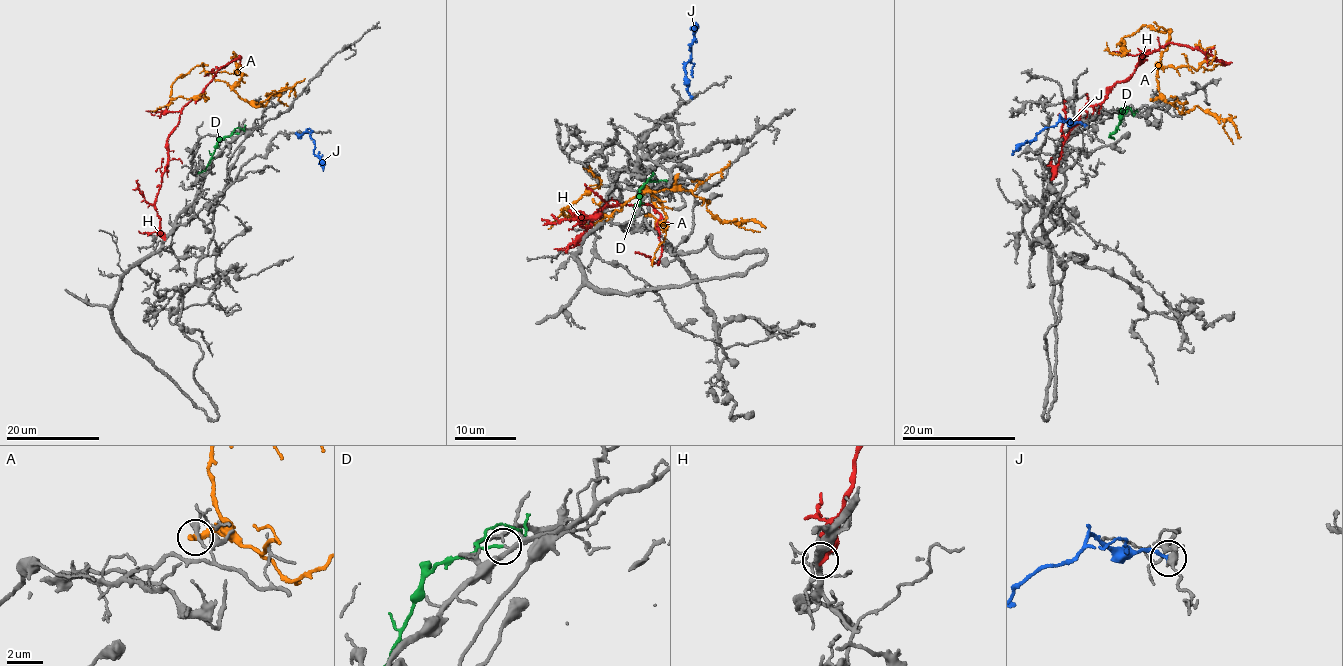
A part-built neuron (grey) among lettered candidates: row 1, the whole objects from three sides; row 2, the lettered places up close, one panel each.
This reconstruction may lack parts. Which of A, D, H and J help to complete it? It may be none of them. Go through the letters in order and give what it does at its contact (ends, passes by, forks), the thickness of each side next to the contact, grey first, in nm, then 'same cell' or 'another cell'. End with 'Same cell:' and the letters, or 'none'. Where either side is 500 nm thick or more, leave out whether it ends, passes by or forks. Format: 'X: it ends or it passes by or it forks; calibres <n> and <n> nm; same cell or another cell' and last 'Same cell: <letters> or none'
A: it ends; calibres 240 and 400 nm; another cell
D: it ends; calibres 200 and 140 nm; another cell
H: it ends; calibres 400 and 440 nm; another cell
J: it ends; calibres 400 and 200 nm; another cell
Same cell: none

